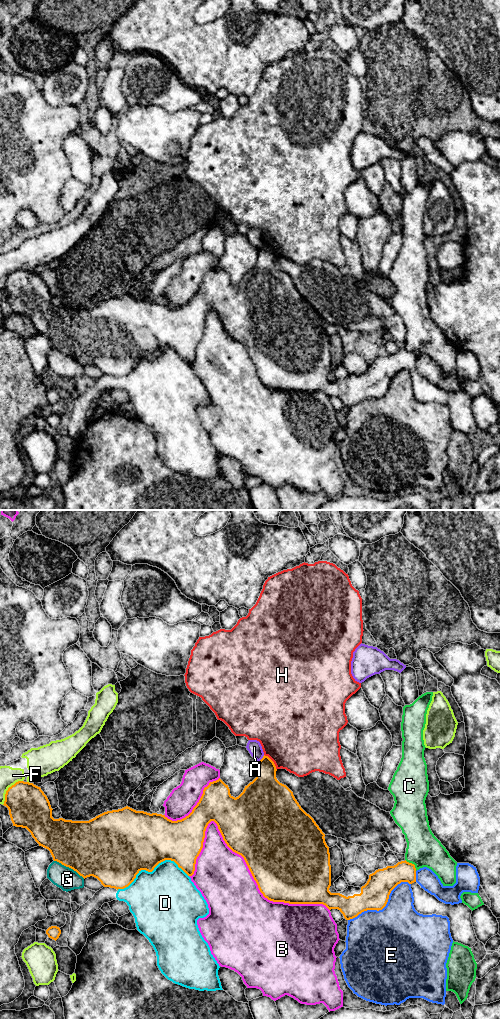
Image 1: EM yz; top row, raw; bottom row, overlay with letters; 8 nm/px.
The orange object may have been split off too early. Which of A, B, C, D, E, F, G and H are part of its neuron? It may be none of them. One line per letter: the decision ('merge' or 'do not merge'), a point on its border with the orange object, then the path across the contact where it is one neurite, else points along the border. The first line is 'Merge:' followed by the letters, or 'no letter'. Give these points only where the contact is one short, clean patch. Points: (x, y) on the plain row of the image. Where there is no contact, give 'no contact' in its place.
Merge: no letter
A: do not merge; meets orange in yz at (261, 247)
B: do not merge; meets orange in yz at (258, 375)
C: do not merge; meets orange in yz at (411, 351)
D: do not merge; meets orange in yz at (151, 359)
E: do not merge; meets orange in yz at (383, 395)
F: do not merge; meets orange in yz at (8, 277)
G: do not merge; meets orange in yz at (69, 355)
H: do not merge; meets orange in yz at (272, 249)

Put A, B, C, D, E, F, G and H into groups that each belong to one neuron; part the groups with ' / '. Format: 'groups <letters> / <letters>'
groups A / B / C / D / E / F / G / H

